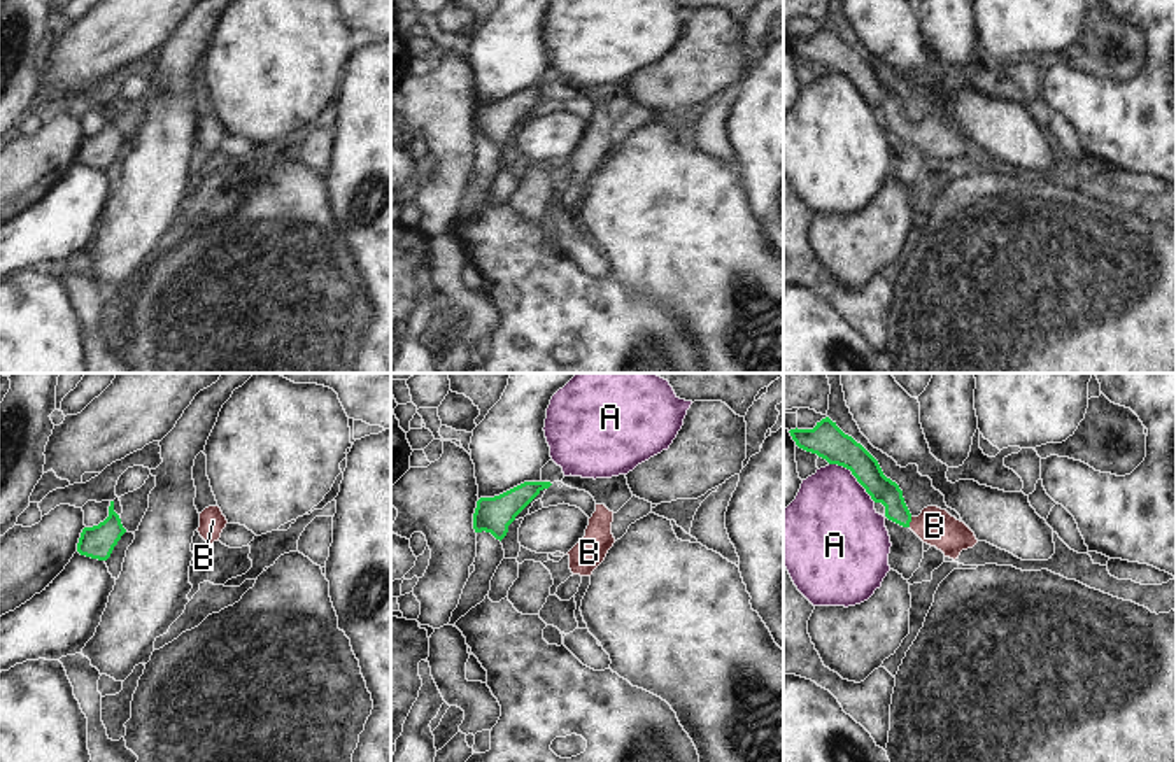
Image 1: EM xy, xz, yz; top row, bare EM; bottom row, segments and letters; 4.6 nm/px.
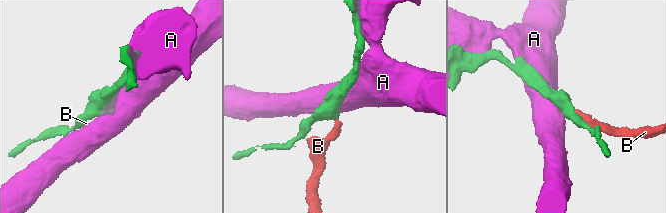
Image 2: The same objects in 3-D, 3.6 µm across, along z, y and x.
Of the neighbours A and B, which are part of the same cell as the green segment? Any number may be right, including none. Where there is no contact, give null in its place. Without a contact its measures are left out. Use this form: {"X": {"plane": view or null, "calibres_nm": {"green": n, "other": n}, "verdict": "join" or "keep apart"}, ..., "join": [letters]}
{"A": {"plane": "yz", "calibres_nm": {"green": 160, "other": 420}, "verdict": "keep apart"}, "B": {"plane": "yz", "calibres_nm": {"green": 120, "other": 170}, "verdict": "join"}, "join": ["B"]}

